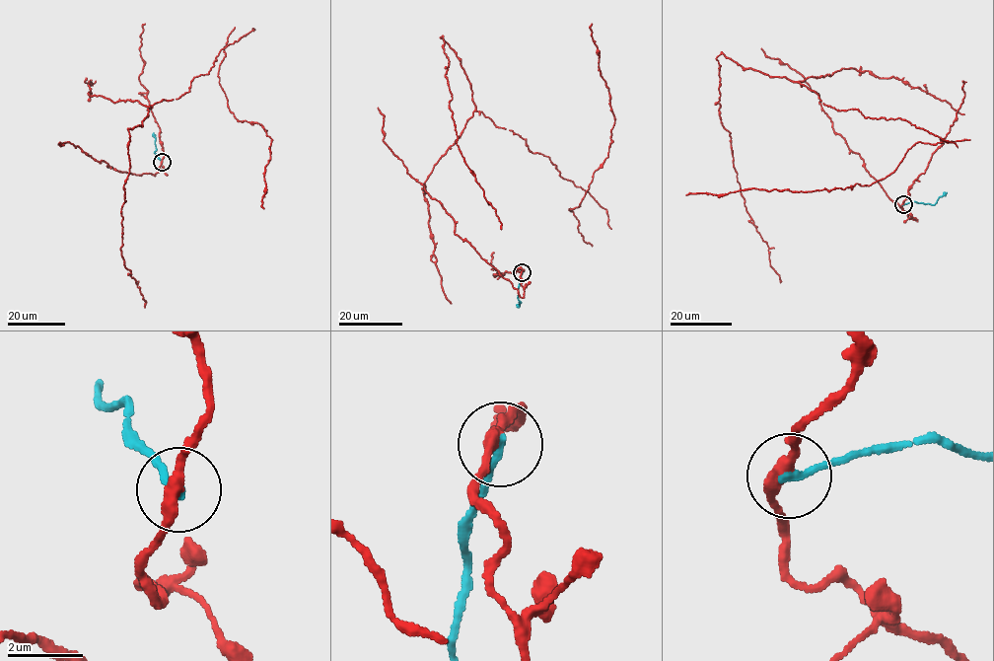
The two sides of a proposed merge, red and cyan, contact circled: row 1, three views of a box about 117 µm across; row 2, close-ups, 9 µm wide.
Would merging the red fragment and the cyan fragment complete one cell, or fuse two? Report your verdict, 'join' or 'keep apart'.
keep apart

